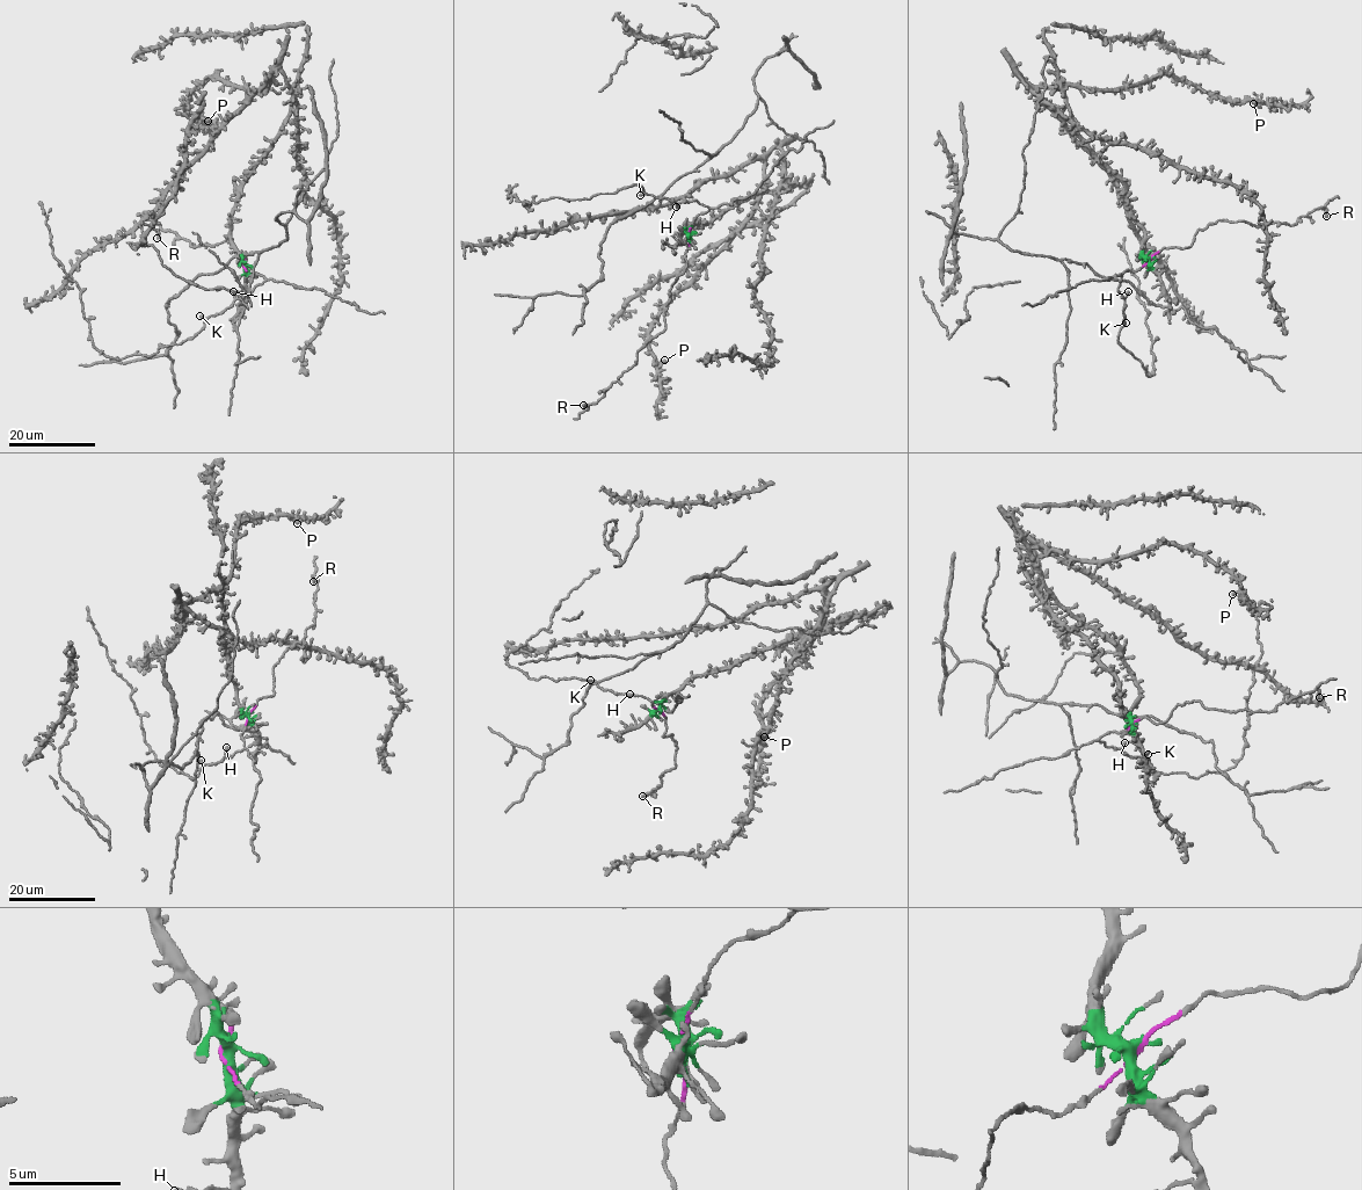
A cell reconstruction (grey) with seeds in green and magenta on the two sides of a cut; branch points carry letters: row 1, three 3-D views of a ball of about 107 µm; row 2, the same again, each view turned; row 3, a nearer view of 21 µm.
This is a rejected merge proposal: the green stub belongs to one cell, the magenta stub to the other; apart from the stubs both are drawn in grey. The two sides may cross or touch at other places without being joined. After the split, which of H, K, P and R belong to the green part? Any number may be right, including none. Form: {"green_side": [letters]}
{"green_side": ["P"]}

